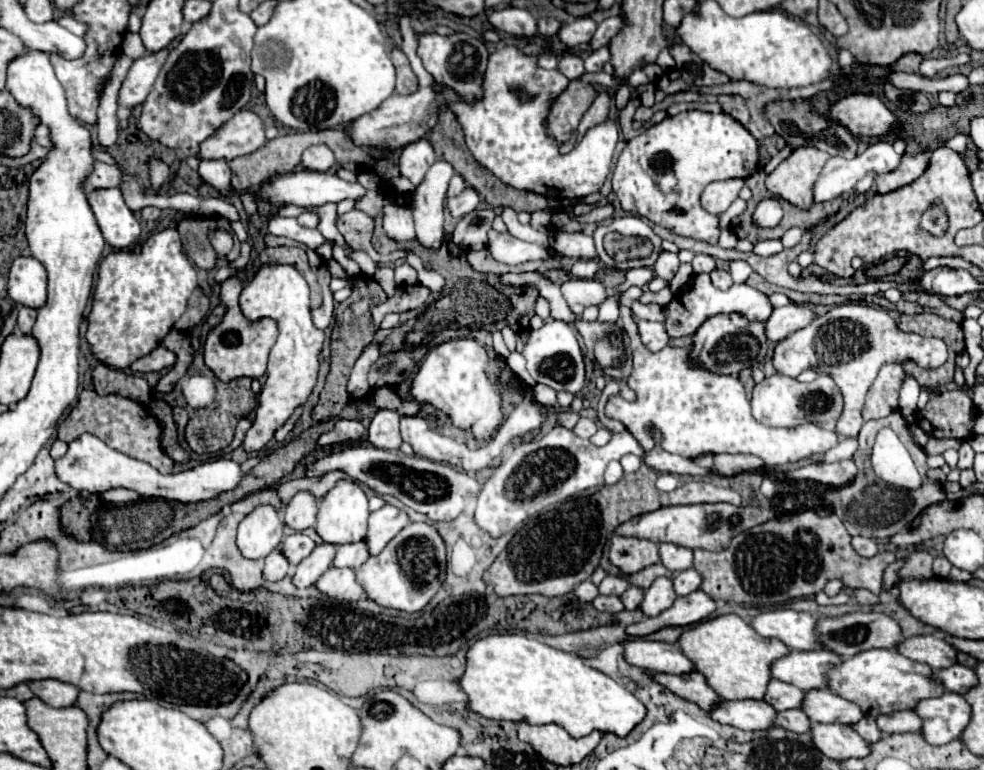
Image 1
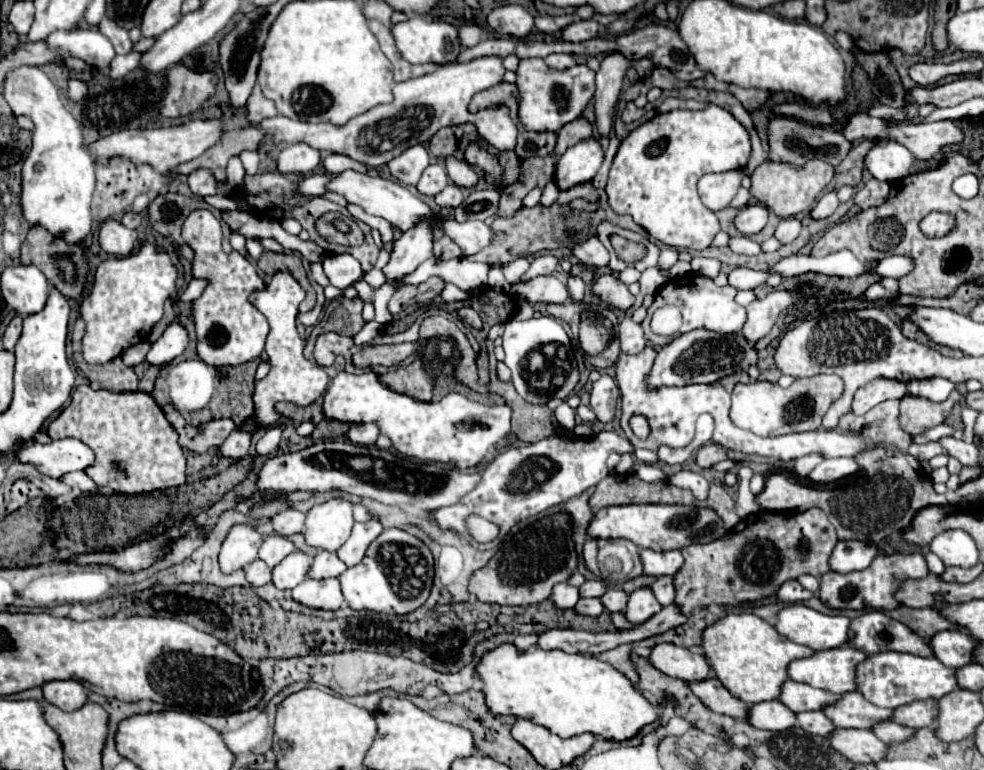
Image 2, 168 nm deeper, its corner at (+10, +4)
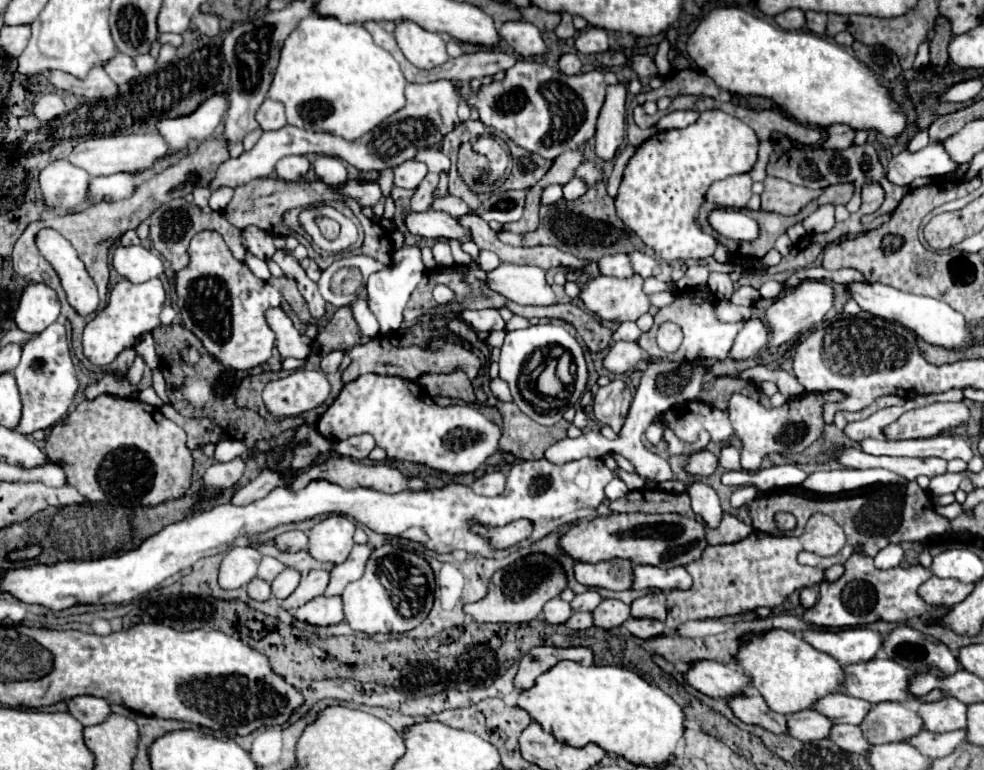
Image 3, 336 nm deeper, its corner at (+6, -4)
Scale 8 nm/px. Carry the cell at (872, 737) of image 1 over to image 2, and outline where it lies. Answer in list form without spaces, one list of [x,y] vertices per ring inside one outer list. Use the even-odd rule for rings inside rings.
[[[880,721],[880,723],[872,725],[870,731],[884,743],[900,743],[900,741],[912,737],[912,733],[914,733],[914,729],[896,725],[894,721]]]

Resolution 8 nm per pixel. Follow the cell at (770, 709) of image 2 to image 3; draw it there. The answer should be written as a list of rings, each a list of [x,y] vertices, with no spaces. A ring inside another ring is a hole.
[[[806,709],[804,713],[788,715],[788,735],[796,737],[800,741],[826,739],[826,737],[830,737],[832,725],[834,723],[826,715],[814,711],[814,709]]]

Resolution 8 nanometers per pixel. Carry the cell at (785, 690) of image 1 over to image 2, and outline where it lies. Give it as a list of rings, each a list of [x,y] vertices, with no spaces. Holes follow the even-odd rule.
[[[788,679],[782,685],[782,693],[780,693],[778,699],[784,705],[788,705],[788,709],[798,713],[798,711],[820,711],[824,705],[836,701],[838,695],[810,687],[806,683],[798,683],[798,681]]]

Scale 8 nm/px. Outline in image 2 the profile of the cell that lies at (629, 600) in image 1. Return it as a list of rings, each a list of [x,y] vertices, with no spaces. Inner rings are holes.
[[[608,589],[600,601],[604,603],[604,607],[608,611],[626,611],[626,603],[628,603],[628,595],[622,589]]]

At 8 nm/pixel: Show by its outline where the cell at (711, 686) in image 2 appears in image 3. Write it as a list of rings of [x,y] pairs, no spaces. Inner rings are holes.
[[[758,691],[752,693],[752,697],[734,697],[730,701],[730,707],[736,713],[736,717],[740,717],[744,723],[760,725],[776,735],[784,735],[788,729],[786,717],[772,711]]]

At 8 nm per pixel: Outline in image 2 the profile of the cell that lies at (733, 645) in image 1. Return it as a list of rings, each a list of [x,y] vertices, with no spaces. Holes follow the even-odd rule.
[[[748,613],[726,615],[718,619],[716,623],[708,625],[702,633],[700,647],[704,651],[704,657],[712,673],[720,679],[720,683],[736,699],[748,705],[778,699],[780,685],[788,679],[786,675],[788,663],[814,653],[812,649],[778,635],[770,623]]]

